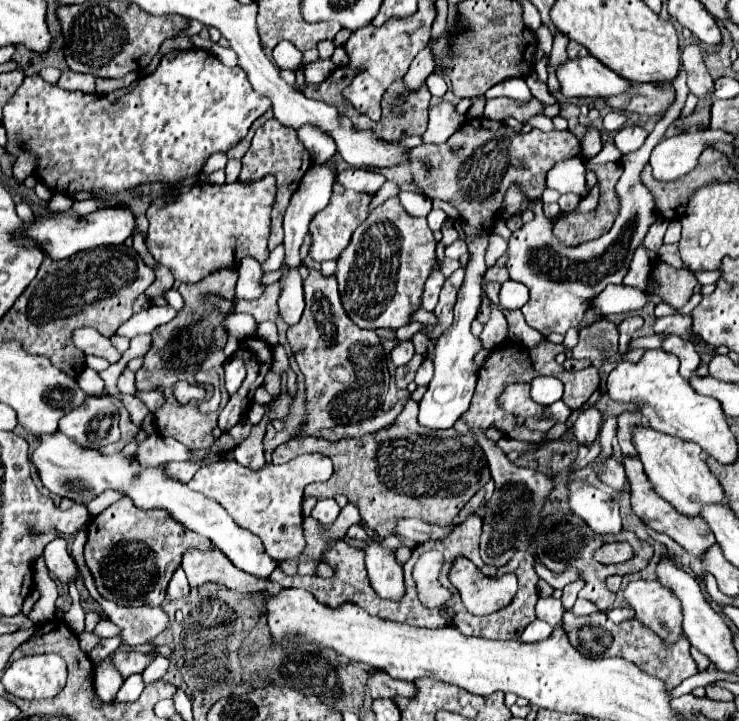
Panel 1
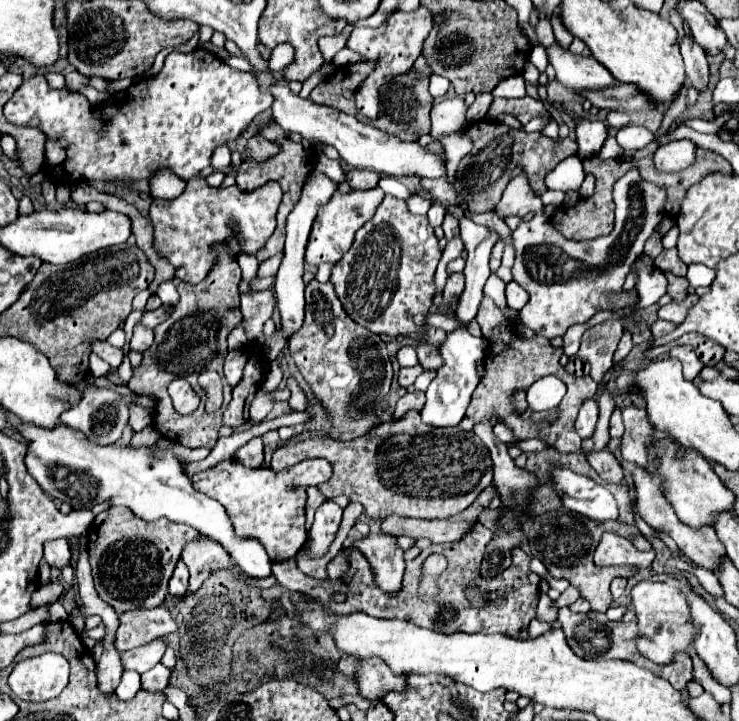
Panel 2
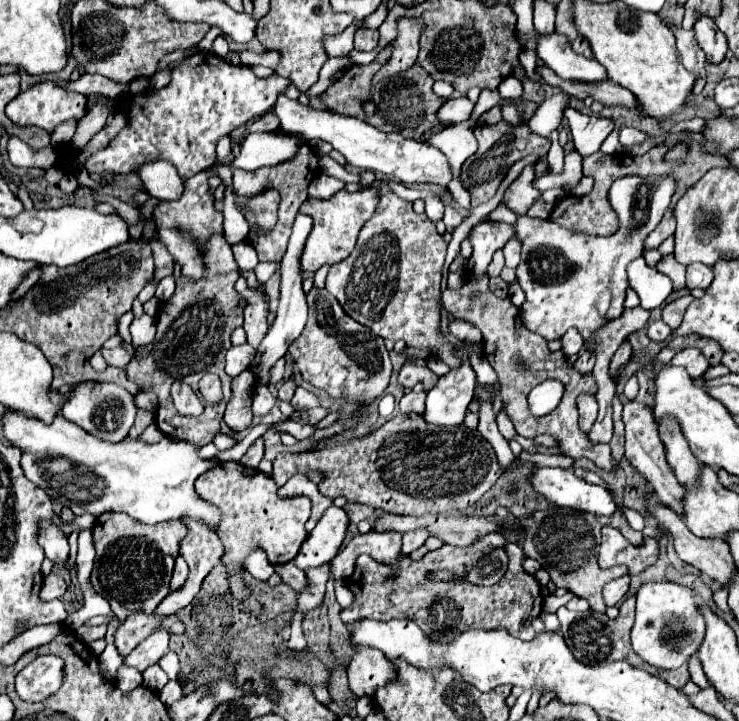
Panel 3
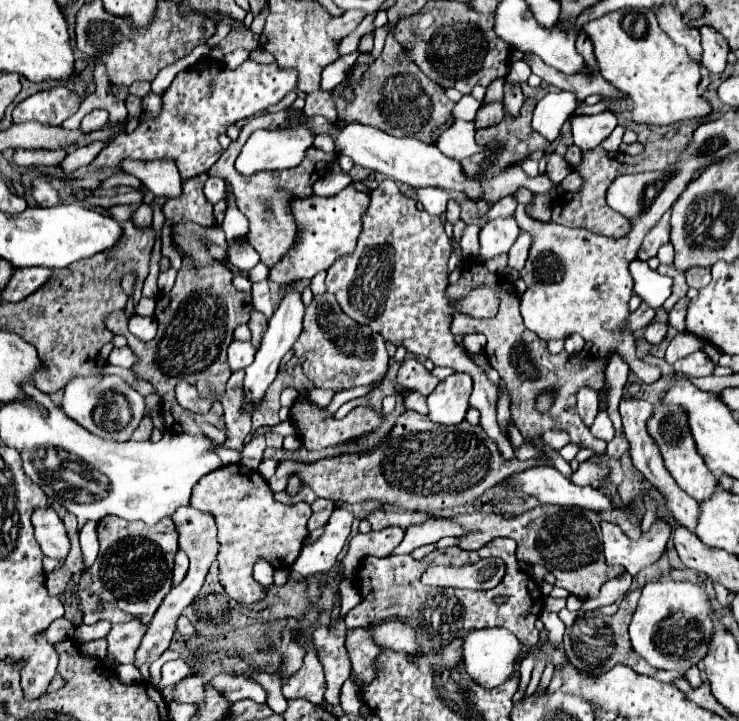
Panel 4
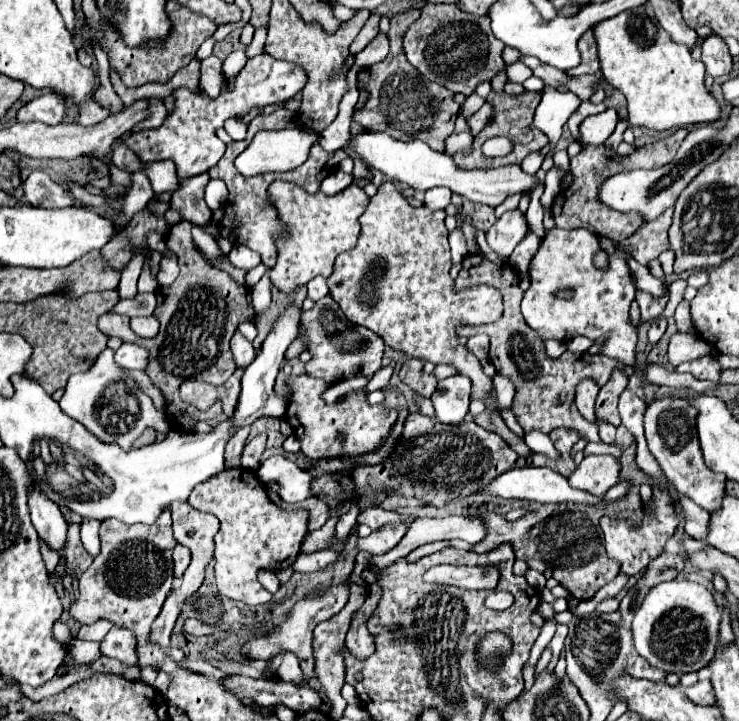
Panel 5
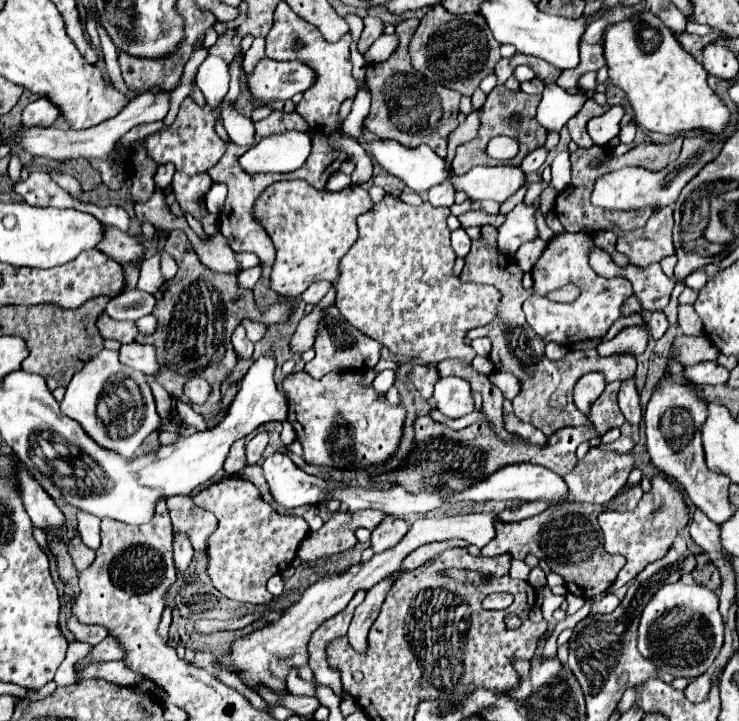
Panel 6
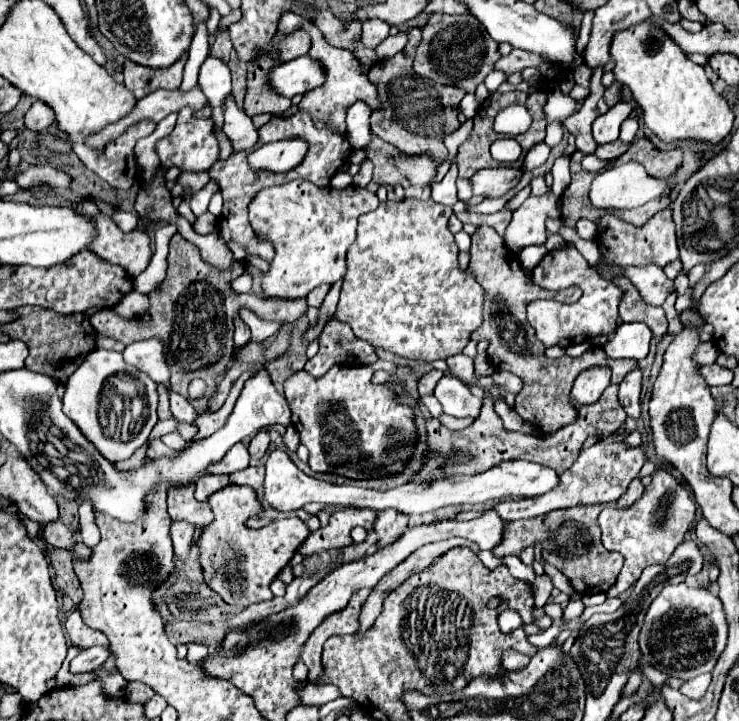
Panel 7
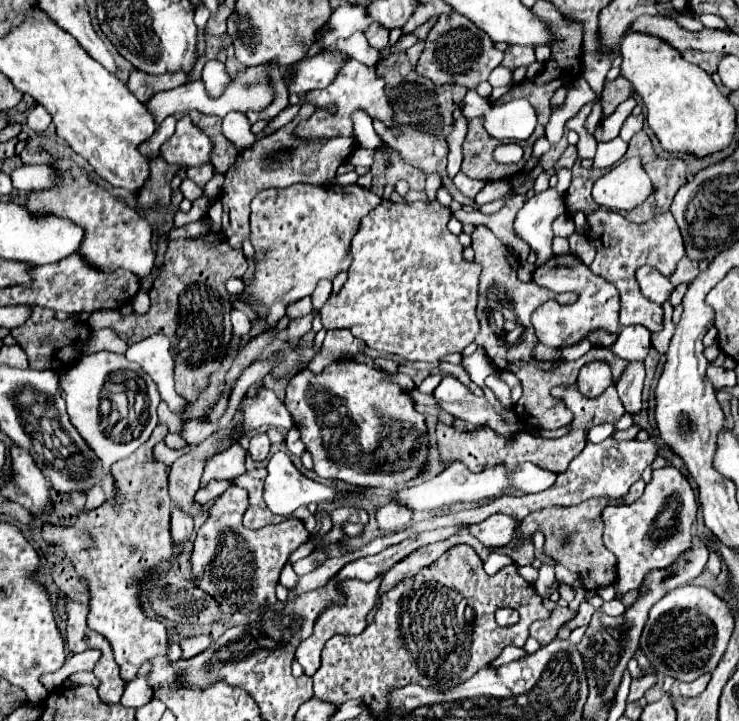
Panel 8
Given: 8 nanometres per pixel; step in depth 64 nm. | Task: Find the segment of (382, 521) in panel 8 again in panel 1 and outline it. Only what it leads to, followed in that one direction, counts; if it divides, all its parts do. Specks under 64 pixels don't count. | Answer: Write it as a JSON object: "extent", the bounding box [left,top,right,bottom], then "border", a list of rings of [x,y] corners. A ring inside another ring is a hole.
{"extent":[366,540,404,600],"border":[[[376,540],[368,542],[366,552],[366,570],[372,588],[382,600],[402,600],[404,580],[402,566],[394,560],[392,550],[382,550]]]}

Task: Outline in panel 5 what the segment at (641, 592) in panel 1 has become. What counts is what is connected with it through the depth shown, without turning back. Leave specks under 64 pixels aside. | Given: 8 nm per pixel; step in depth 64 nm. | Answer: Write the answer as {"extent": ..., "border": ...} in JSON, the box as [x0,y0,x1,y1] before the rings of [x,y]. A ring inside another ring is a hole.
{"extent":[632,580,720,672],"border":[[[672,580],[662,582],[644,596],[640,610],[632,622],[632,636],[636,652],[664,672],[692,672],[712,660],[718,646],[720,612],[712,594],[698,582]]]}

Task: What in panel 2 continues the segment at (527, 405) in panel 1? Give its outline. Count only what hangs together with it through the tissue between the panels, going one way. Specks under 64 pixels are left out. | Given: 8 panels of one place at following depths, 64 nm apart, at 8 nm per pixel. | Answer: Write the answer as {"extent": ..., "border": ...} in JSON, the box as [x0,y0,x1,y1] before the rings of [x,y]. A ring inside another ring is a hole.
{"extent":[512,390,528,414],"border":[[[516,390],[512,394],[512,404],[516,408],[516,412],[526,414],[528,412],[528,400],[526,400],[526,390]]]}

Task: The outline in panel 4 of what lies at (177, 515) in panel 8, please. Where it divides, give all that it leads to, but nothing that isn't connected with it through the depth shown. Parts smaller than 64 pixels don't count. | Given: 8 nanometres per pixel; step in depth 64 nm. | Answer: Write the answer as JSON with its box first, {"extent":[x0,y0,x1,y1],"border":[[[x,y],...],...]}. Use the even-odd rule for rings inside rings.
{"extent":[172,552,188,586],"border":[[[178,552],[176,554],[176,564],[174,564],[174,580],[172,580],[172,586],[180,584],[184,580],[188,572],[188,558],[184,556],[184,552]]]}

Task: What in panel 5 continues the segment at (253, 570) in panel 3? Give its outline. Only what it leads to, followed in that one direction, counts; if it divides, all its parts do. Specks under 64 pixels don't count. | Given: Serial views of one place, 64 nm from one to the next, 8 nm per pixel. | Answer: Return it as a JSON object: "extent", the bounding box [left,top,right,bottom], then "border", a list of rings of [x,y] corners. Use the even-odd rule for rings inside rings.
{"extent":[258,568,280,594],"border":[[[262,568],[262,570],[258,572],[258,580],[260,580],[260,584],[262,584],[268,592],[272,592],[272,594],[280,588],[278,578],[276,578],[276,576],[274,576],[274,572],[270,572],[268,568]]]}

